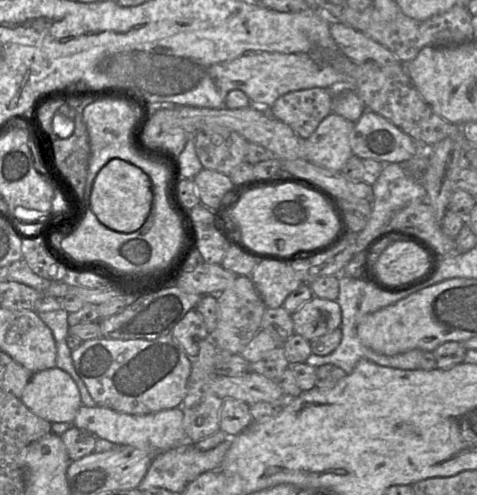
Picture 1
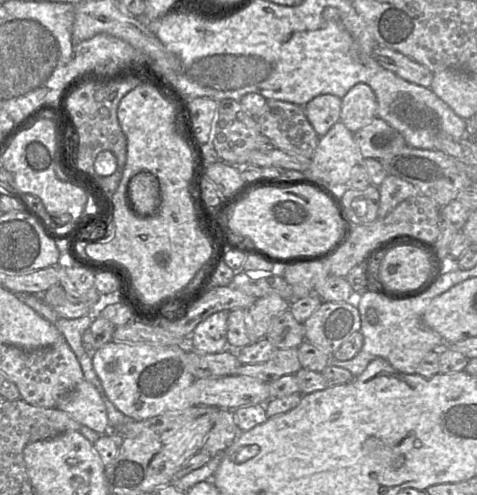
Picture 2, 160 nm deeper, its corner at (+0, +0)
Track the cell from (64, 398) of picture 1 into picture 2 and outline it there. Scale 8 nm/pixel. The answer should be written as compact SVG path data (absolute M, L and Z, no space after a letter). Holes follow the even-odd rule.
M86 380L79 382L73 390L63 396L56 408L100 435L110 432L105 403L95 387Z

